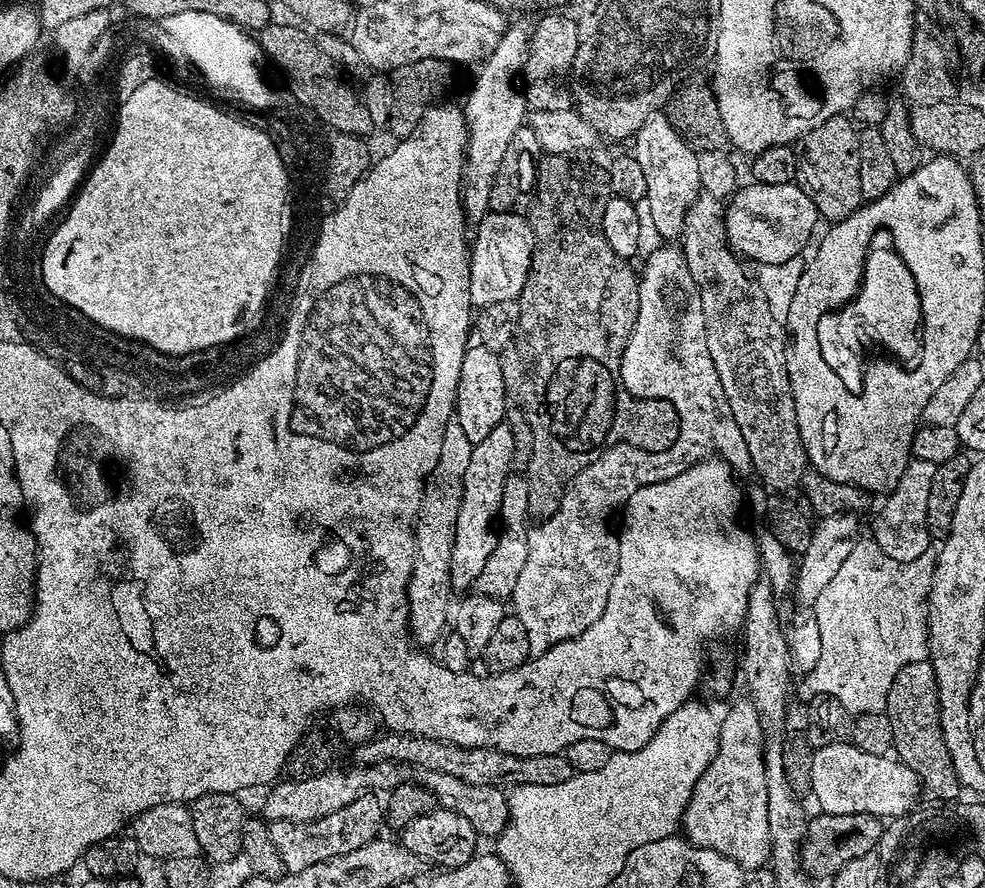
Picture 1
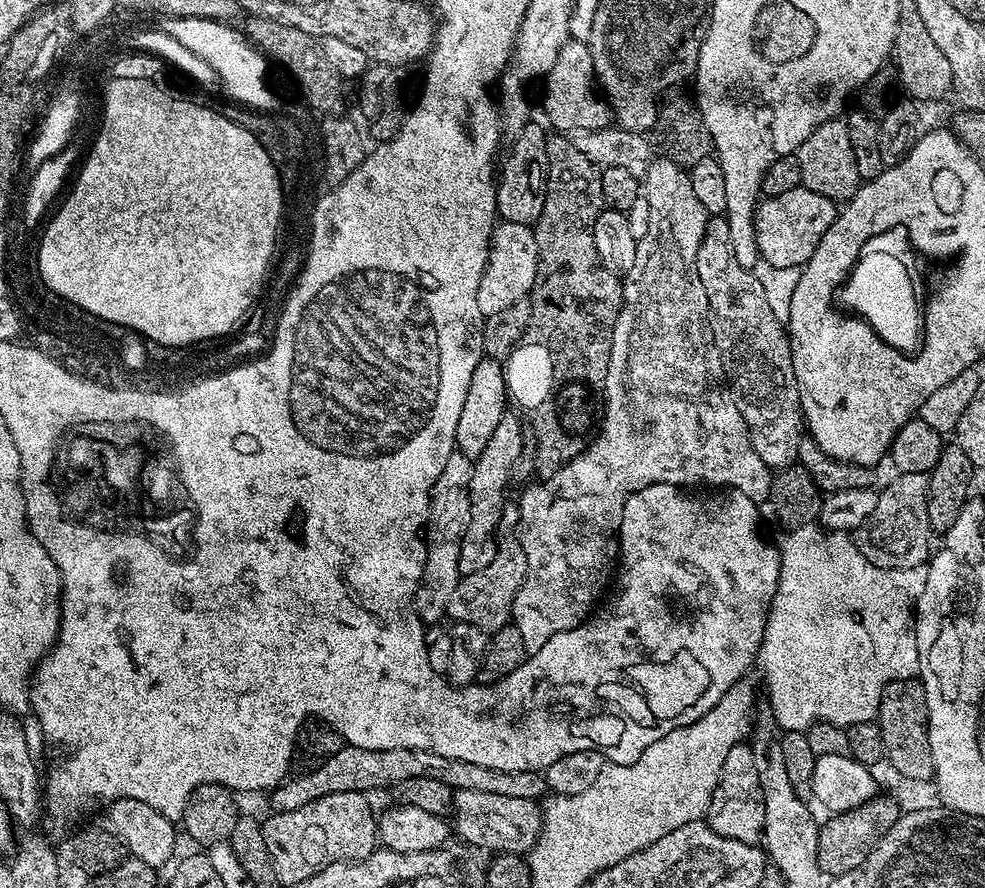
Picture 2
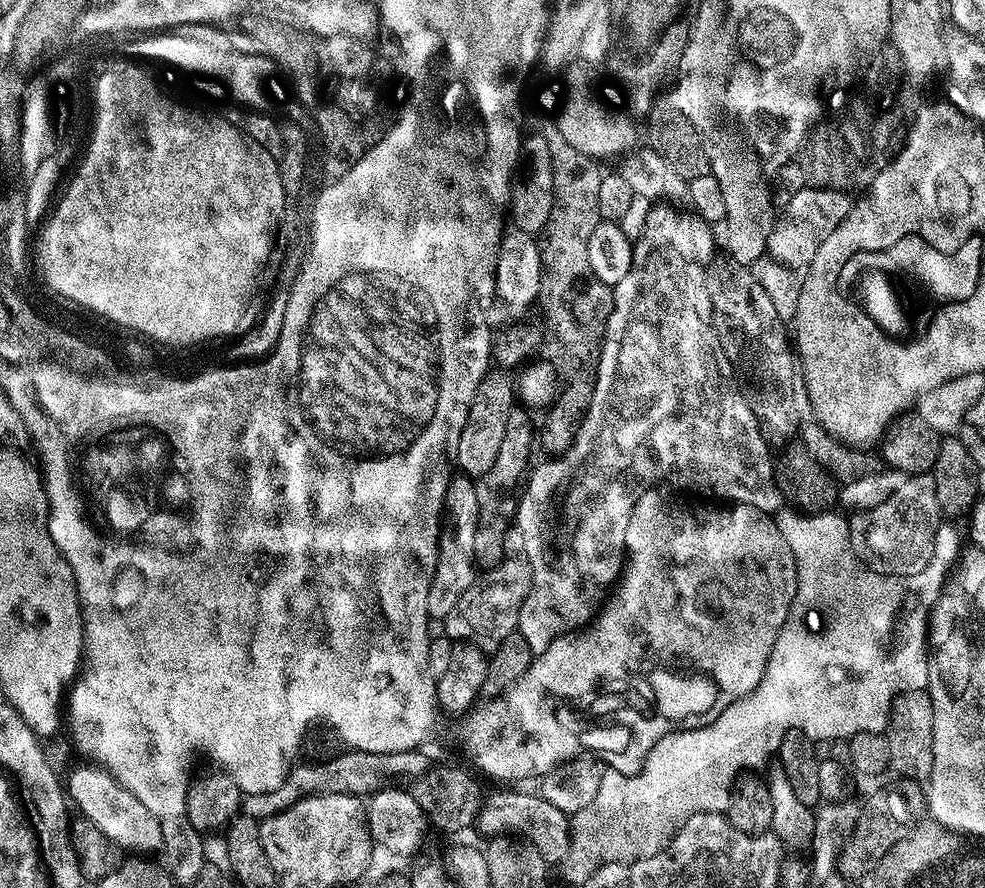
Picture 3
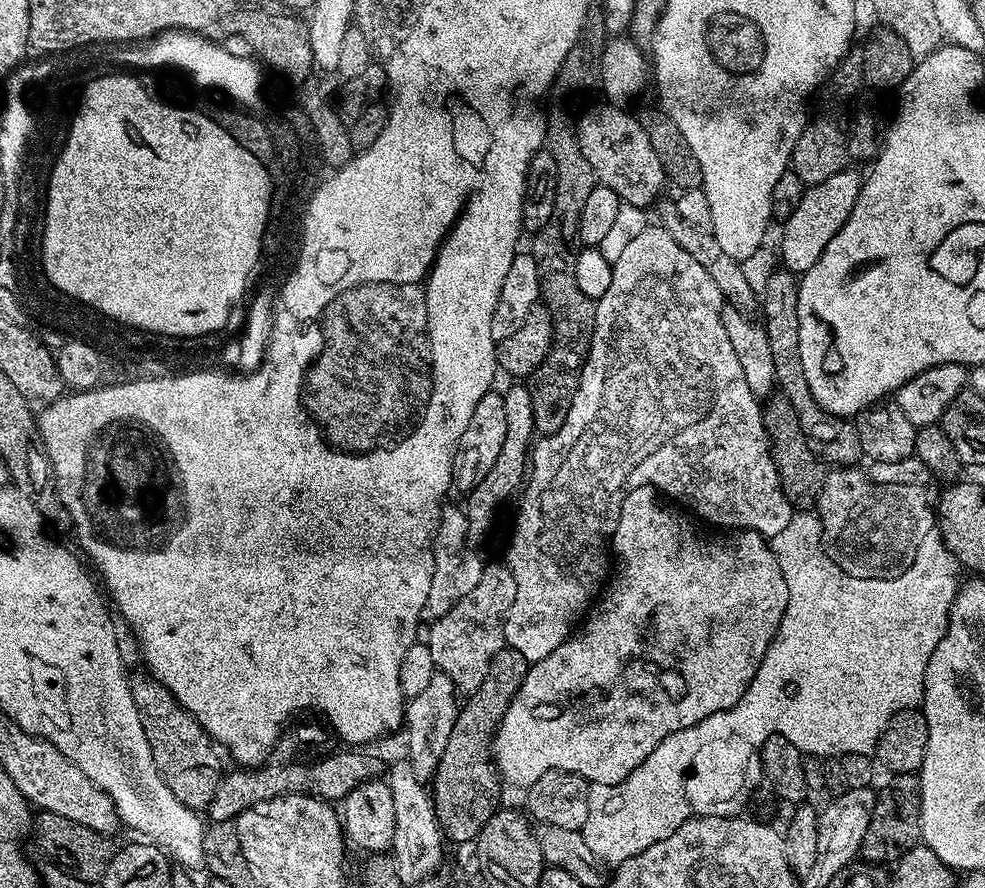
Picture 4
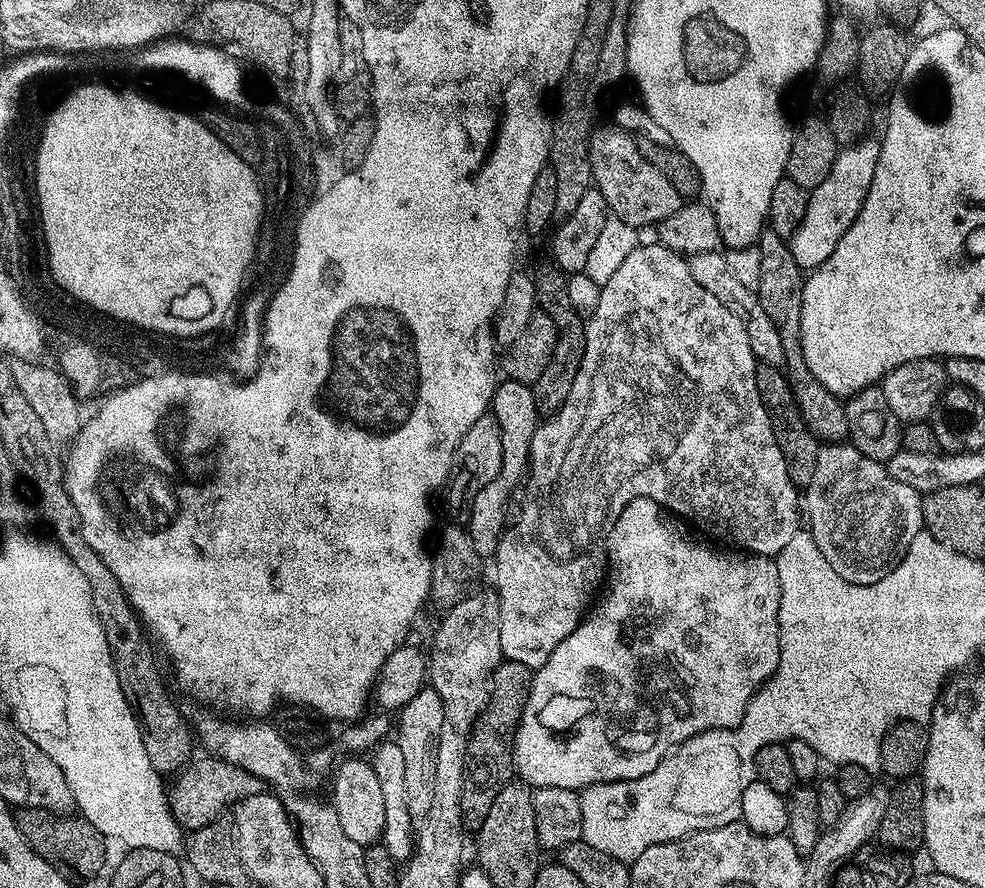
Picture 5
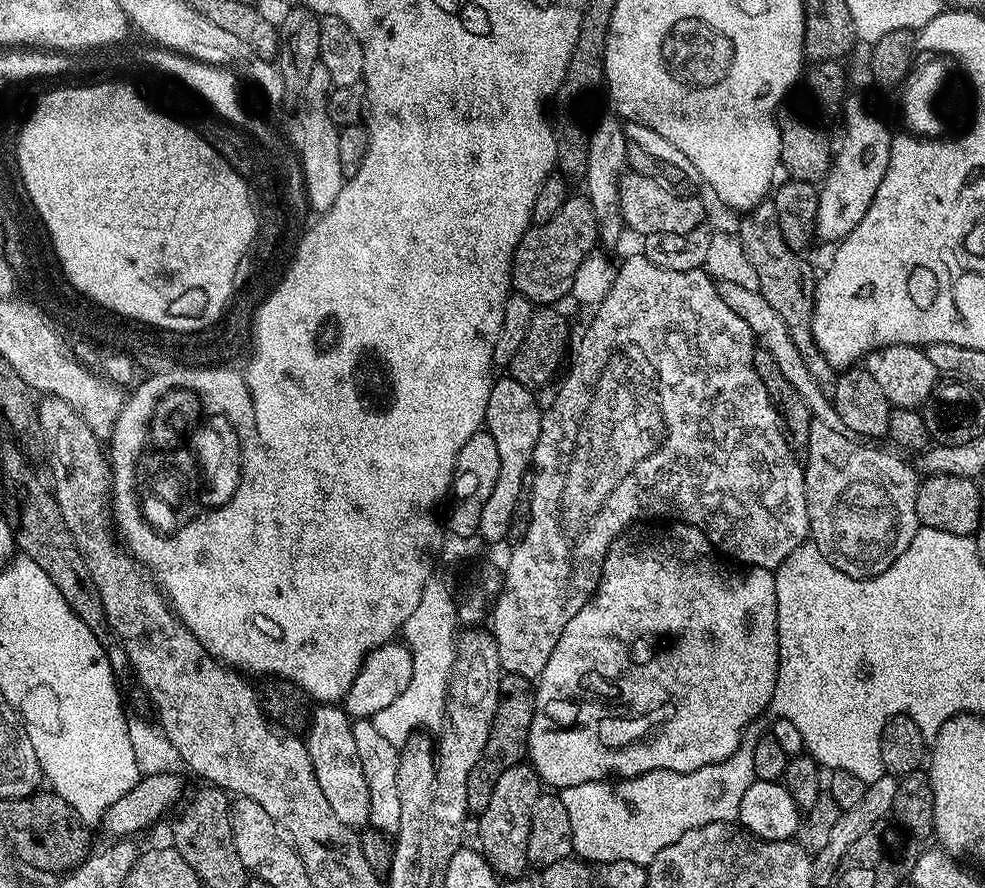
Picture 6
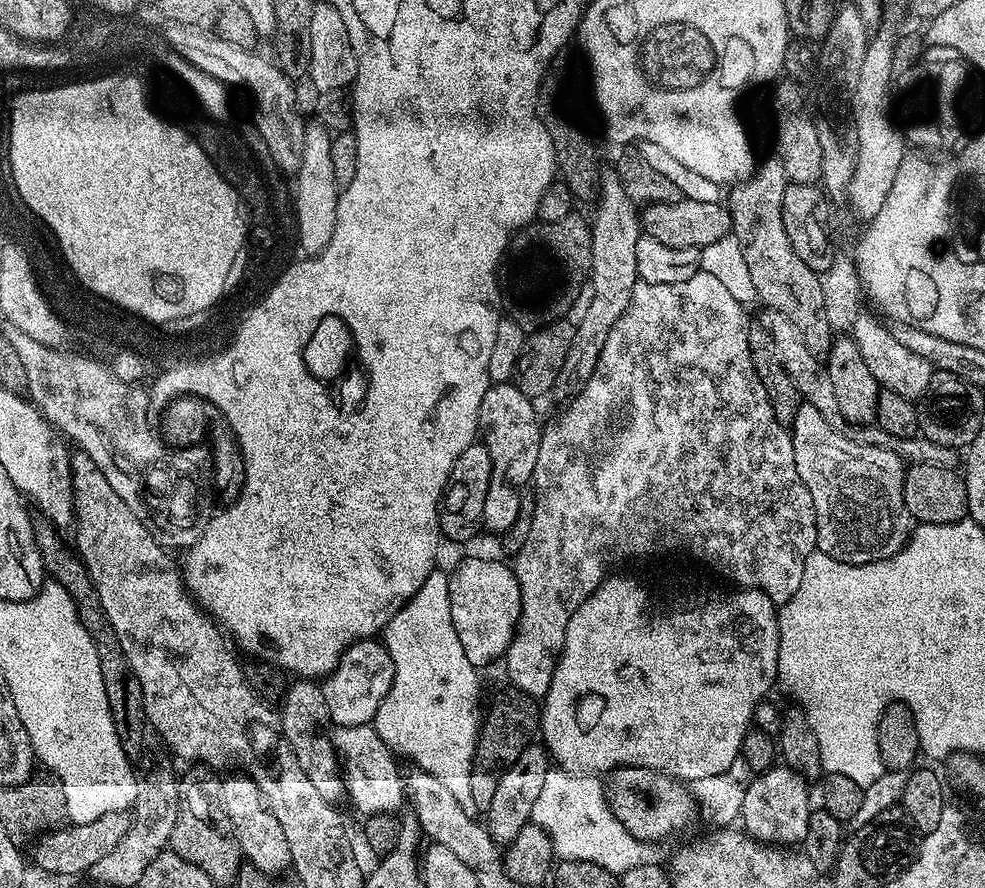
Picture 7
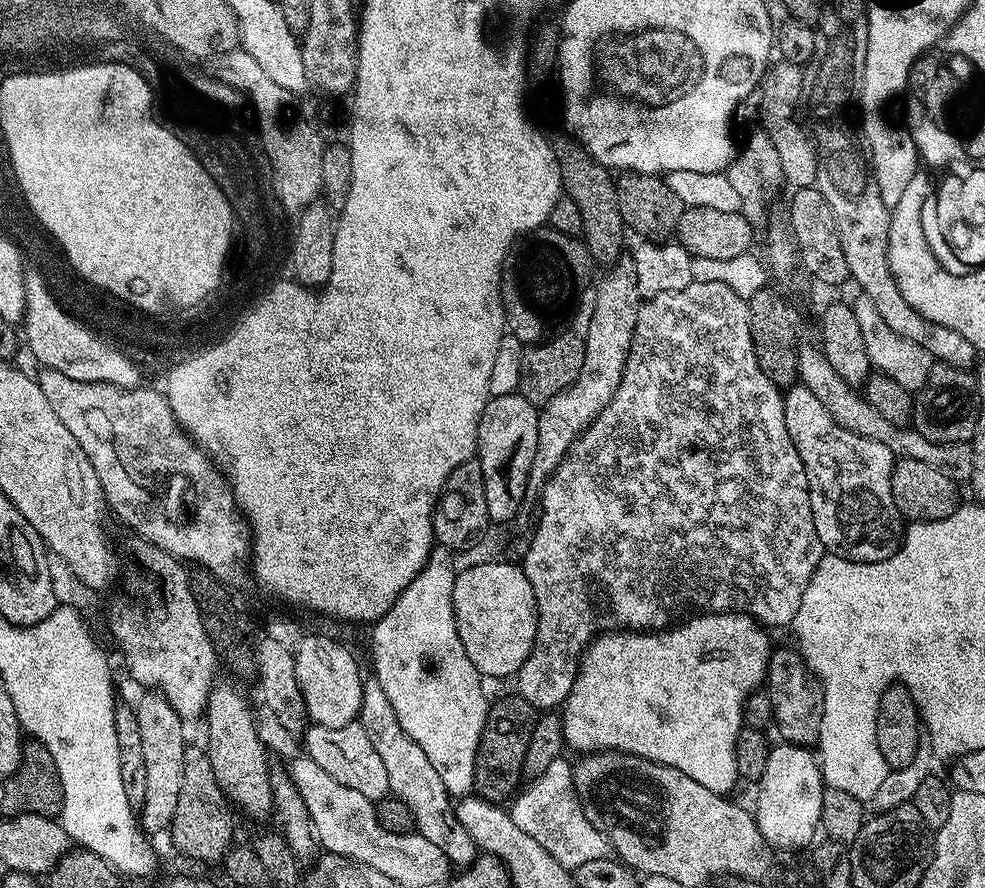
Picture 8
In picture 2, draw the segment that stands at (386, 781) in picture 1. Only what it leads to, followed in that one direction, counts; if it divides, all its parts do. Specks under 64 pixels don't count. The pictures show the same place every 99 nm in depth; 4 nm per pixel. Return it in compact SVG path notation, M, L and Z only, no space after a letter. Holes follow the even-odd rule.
M459 790L453 795L454 832L465 845L485 848L491 854L527 854L540 840L542 808L535 800L482 794L482 790Z

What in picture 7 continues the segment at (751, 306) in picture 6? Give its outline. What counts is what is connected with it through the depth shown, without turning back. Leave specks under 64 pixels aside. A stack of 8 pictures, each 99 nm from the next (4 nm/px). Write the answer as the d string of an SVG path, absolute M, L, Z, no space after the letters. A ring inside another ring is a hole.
M764 310L761 313L761 316L758 316L759 323L763 324L774 338L774 346L778 350L786 374L790 374L790 378L794 378L794 386L798 386L801 397L810 406L818 409L818 414L822 414L822 418L826 418L826 422L830 422L830 426L834 426L834 430L846 433L851 440L856 440L860 444L890 450L894 454L898 454L900 459L909 465L937 464L943 468L956 468L961 463L962 456L957 449L950 446L938 446L938 442L930 442L922 435L914 438L894 438L894 434L886 434L881 428L875 426L850 427L846 418L842 416L842 410L838 410L834 382L830 382L830 374L825 361L819 356L810 354L810 350L806 348L806 342L802 342L802 334L798 334L794 322L790 322L790 318L786 318L786 314L771 310Z

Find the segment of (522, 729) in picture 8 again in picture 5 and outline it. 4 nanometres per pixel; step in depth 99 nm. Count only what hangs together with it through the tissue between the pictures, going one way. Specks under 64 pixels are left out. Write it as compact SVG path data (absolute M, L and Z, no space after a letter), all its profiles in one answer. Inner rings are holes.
M504 660L494 670L492 697L484 713L476 719L472 736L468 739L468 759L462 790L462 814L465 825L469 829L479 830L482 822L486 822L490 814L490 806L494 806L494 798L498 798L498 794L513 775L512 747L516 741L522 710L526 710L530 698L533 675L533 669L513 660Z

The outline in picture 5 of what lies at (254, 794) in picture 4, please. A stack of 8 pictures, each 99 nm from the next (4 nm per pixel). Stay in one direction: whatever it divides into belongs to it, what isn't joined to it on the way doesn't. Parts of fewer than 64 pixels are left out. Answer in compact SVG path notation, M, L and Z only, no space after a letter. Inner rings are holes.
M208 758L212 760L193 759L184 765L179 772L175 773L173 784L170 784L170 811L172 817L176 819L181 829L188 832L196 832L202 826L207 824L215 824L221 819L224 808L231 809L233 806L240 804L246 798L250 798L254 794L265 791L266 785L263 780L258 779L254 774L250 774L246 770L242 770L238 766L234 766L219 758Z

